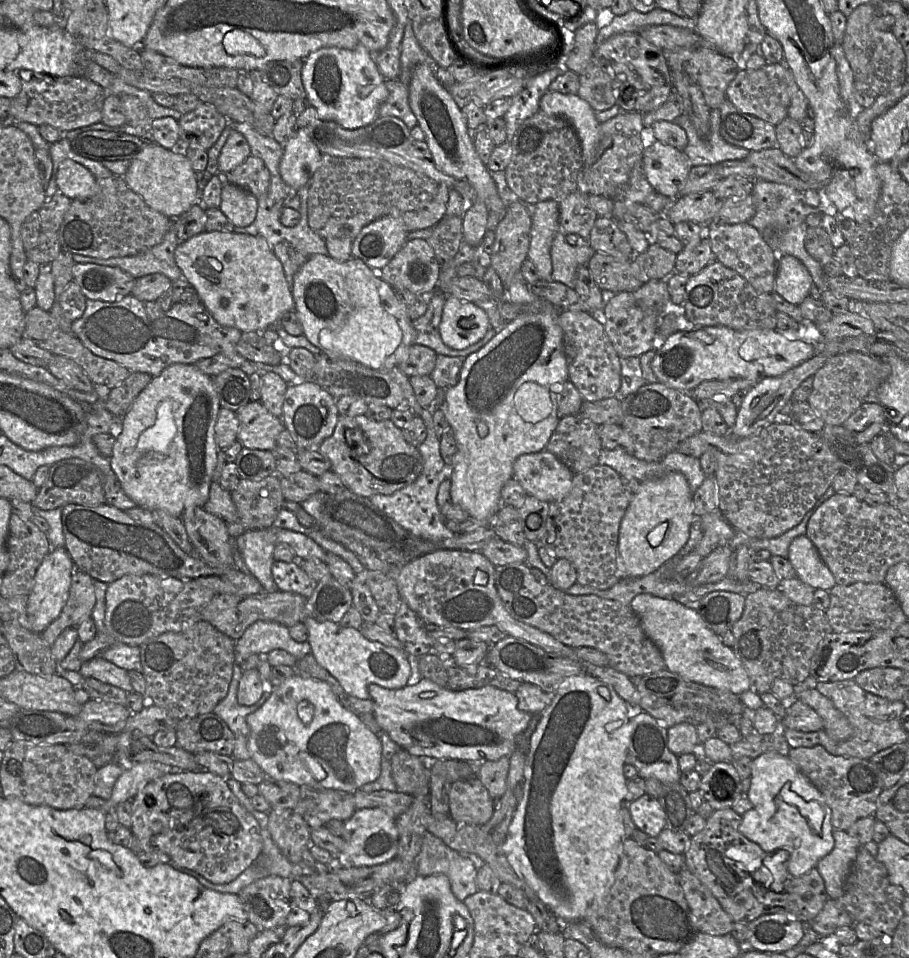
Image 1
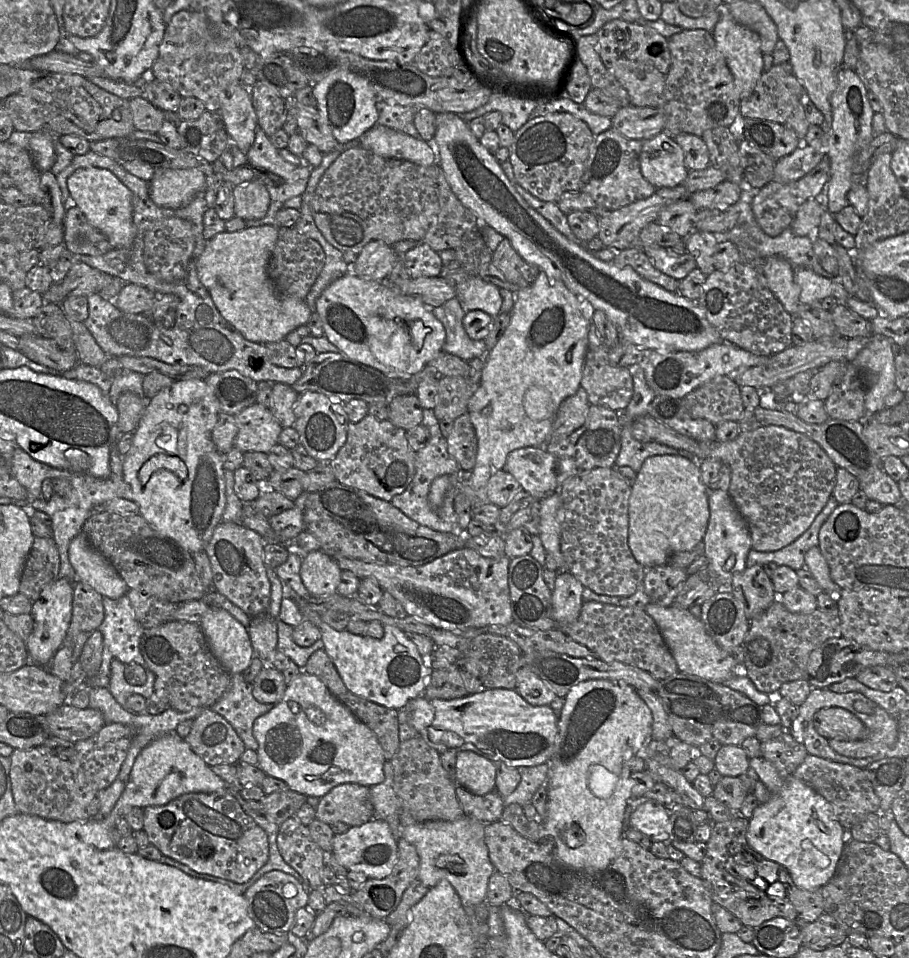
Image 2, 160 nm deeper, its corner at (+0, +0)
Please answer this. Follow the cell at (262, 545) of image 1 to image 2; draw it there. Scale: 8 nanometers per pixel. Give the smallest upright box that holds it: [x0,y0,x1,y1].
[301,609,431,710]

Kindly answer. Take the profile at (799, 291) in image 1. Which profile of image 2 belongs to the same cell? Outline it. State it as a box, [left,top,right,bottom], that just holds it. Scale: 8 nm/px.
[794,267,850,304]

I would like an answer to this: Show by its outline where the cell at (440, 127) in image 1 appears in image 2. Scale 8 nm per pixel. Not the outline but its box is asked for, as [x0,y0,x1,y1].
[433,112,723,352]

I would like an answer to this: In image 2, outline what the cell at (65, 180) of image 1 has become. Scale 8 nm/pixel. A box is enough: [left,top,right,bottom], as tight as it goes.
[67,167,136,249]

